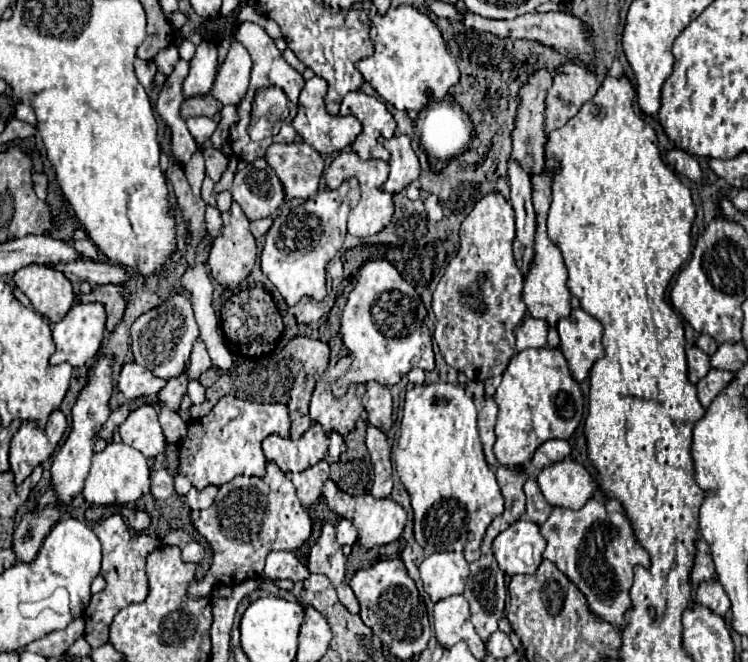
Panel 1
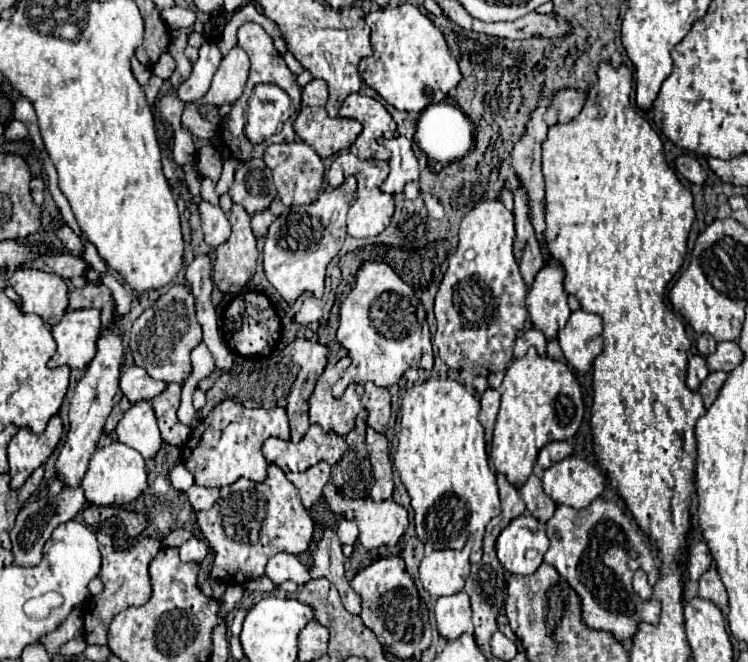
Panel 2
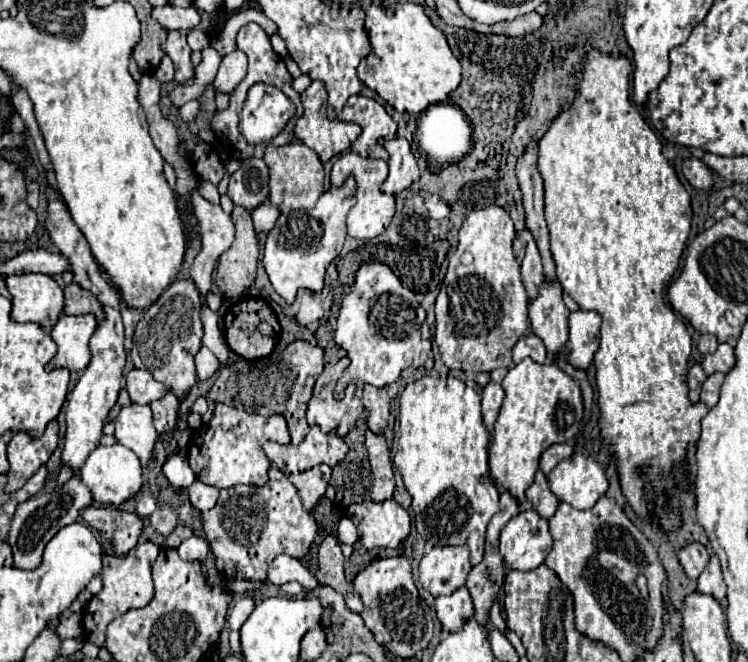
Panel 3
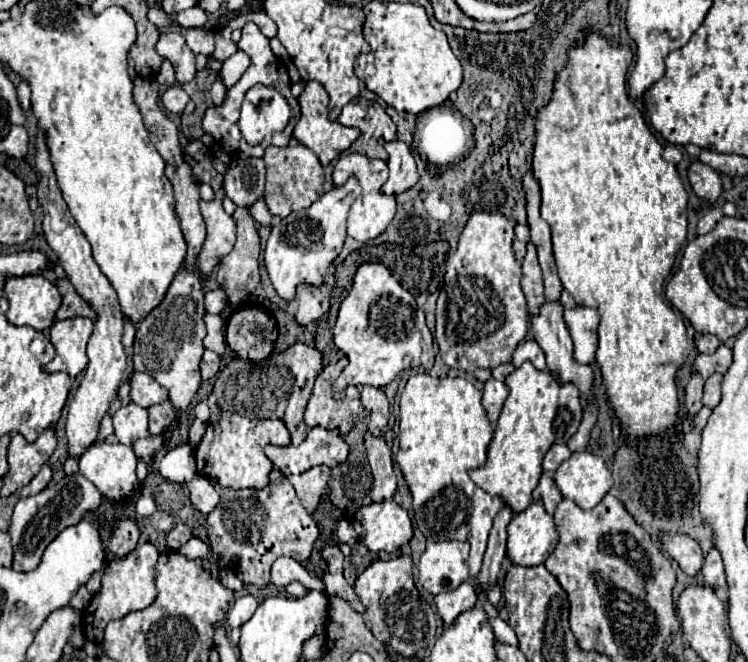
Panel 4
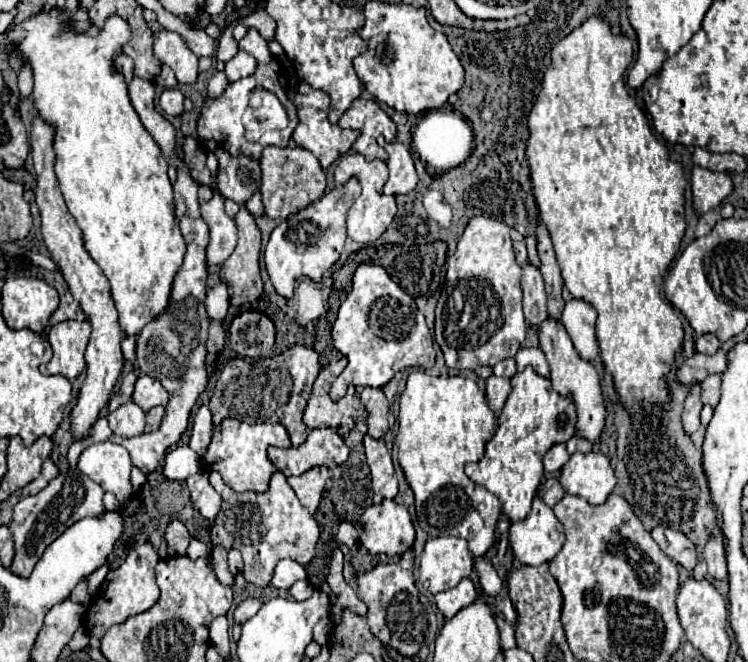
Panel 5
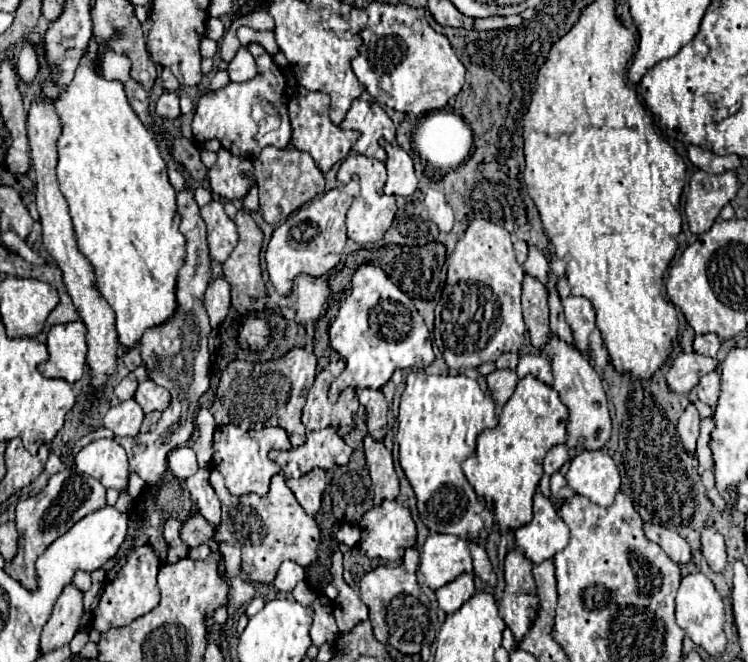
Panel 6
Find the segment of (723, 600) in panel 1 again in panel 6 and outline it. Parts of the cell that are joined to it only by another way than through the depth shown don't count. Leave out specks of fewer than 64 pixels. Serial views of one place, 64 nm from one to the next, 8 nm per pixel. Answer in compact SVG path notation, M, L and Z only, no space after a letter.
M708 524L700 530L700 536L702 536L702 554L708 560L710 568L714 572L722 572L726 568L726 540L724 540L724 536Z

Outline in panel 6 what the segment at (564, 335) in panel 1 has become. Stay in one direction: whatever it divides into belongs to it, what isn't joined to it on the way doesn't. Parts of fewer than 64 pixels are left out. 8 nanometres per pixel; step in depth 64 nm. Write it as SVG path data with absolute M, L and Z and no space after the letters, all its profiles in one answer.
M570 294L568 298L562 298L566 322L570 324L574 332L574 344L580 352L588 356L588 336L596 328L596 312L588 298Z

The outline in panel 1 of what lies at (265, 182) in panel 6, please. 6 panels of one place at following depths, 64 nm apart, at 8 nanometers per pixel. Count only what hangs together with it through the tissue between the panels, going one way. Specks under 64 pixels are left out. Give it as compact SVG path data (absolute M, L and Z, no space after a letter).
M272 144L266 152L266 162L280 178L286 200L308 200L316 194L324 172L324 160L310 144Z

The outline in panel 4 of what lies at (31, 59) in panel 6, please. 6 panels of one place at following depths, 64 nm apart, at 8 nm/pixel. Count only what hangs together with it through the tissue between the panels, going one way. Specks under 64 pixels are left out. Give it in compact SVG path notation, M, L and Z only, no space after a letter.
M20 80L20 84L18 84L18 100L24 110L30 108L30 86L26 80Z

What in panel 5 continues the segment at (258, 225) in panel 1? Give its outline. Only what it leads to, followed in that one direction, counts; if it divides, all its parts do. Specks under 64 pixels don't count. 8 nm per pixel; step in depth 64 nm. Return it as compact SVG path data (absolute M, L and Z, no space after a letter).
M254 192L252 198L250 198L244 206L250 210L250 214L254 214L254 216L264 216L264 206L262 206L262 202L260 202L260 192Z

